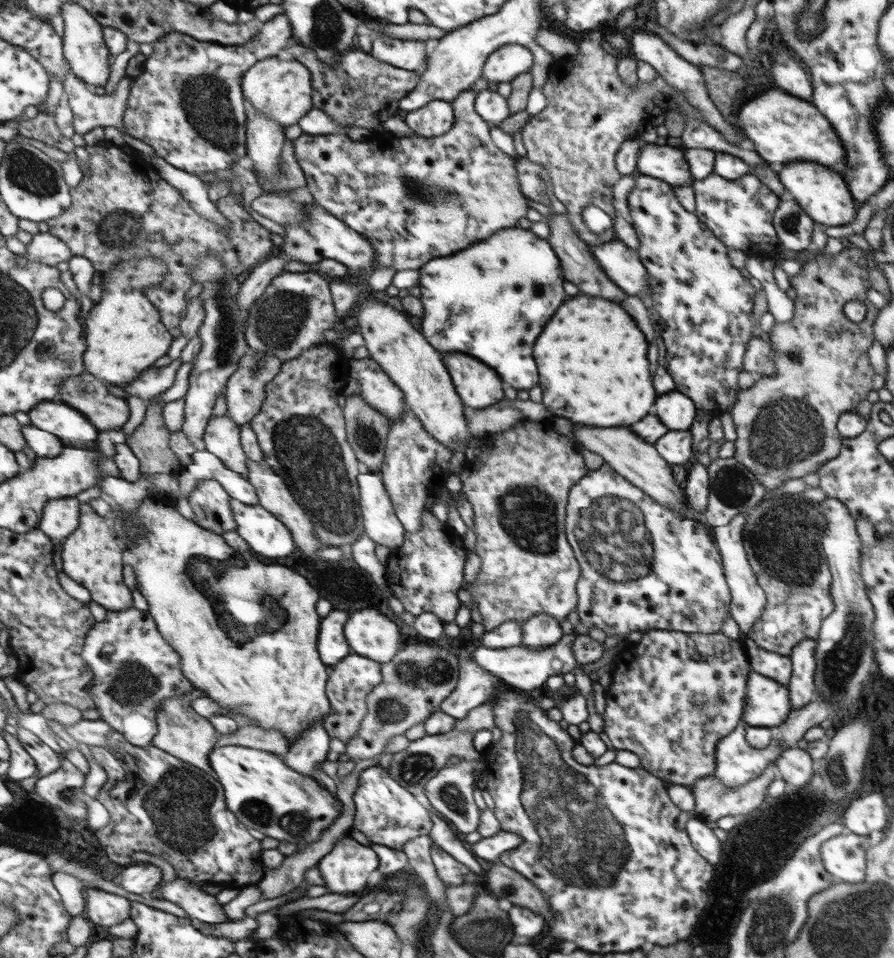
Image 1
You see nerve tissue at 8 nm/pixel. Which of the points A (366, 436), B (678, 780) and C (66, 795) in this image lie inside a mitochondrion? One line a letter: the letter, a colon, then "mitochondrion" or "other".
A: mitochondrion
B: other
C: mitochondrion

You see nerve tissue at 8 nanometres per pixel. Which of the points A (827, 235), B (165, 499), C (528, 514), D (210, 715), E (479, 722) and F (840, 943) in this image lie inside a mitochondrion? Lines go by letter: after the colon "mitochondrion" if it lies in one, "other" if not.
A: other
B: other
C: mitochondrion
D: other
E: other
F: mitochondrion

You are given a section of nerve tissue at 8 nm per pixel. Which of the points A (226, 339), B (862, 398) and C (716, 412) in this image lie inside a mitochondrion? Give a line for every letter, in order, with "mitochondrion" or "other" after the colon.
A: mitochondrion
B: other
C: other

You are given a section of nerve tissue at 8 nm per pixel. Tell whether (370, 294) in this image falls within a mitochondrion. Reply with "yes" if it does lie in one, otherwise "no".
no

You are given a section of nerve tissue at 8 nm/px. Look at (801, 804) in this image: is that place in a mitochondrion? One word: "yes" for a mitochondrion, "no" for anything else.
no

